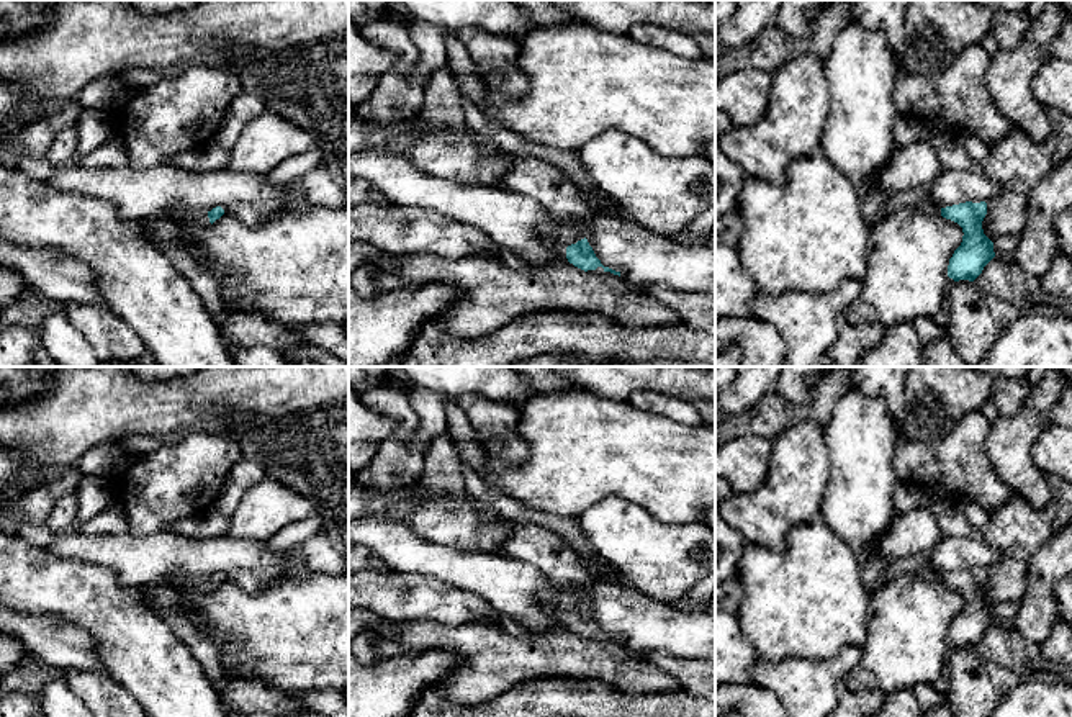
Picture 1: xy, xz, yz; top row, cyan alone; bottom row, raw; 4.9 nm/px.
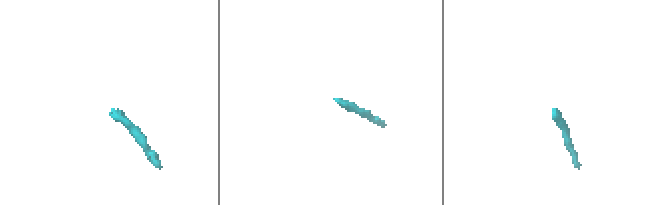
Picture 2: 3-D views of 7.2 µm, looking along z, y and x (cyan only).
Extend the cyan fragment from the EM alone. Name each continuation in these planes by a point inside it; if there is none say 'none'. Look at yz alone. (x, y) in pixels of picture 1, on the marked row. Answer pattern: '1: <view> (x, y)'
1: yz (927, 205)

